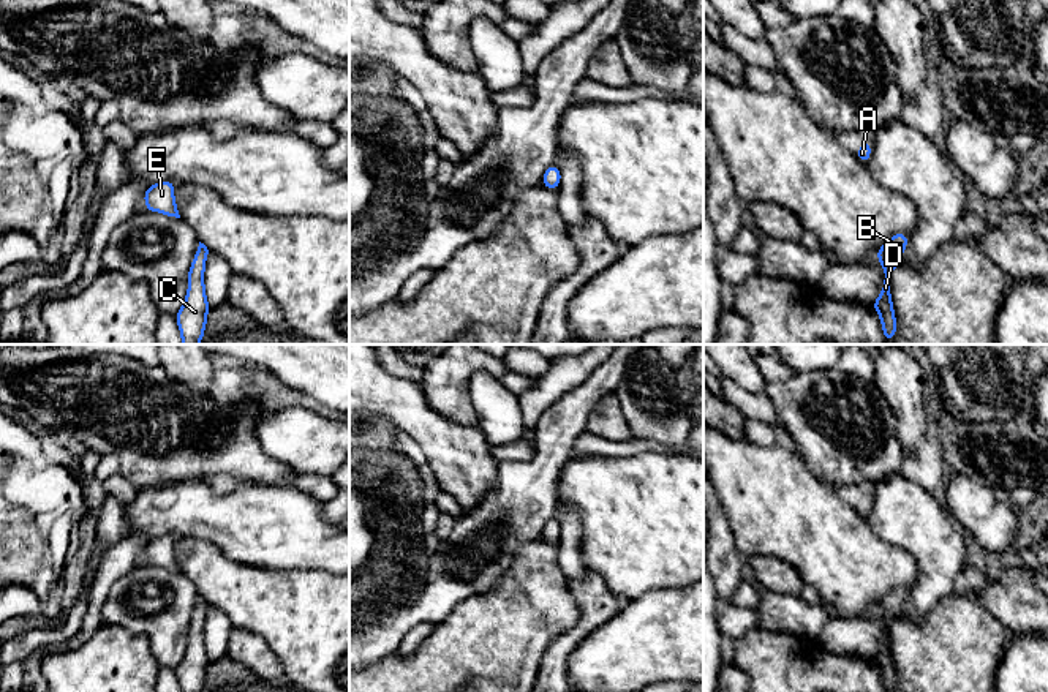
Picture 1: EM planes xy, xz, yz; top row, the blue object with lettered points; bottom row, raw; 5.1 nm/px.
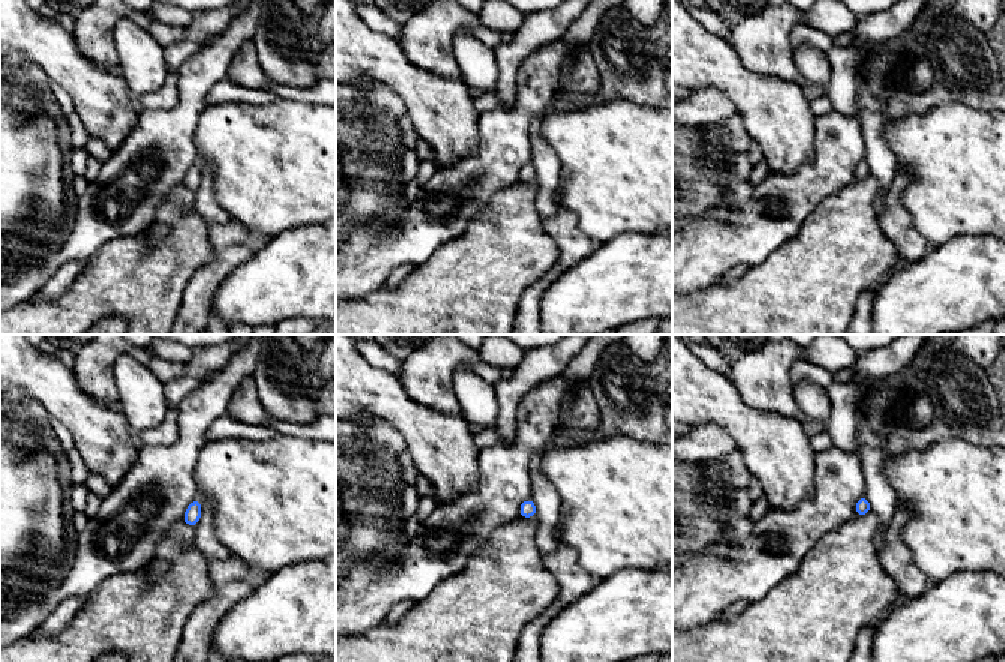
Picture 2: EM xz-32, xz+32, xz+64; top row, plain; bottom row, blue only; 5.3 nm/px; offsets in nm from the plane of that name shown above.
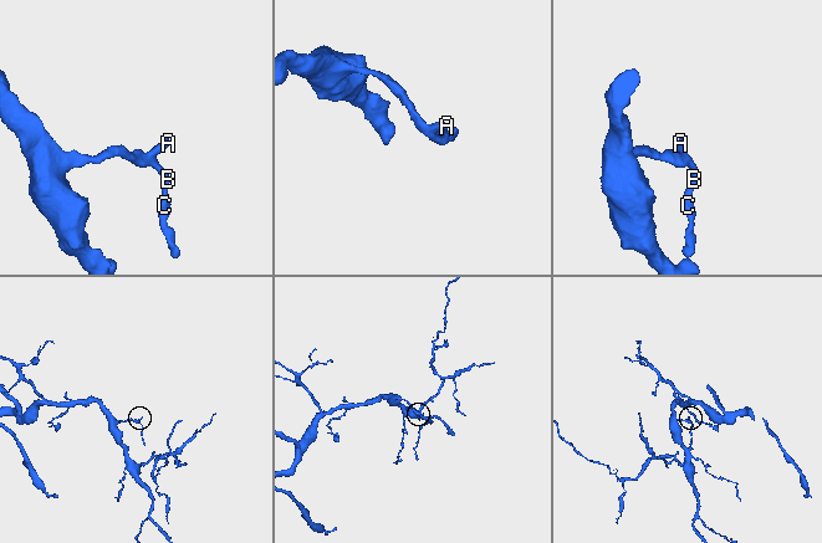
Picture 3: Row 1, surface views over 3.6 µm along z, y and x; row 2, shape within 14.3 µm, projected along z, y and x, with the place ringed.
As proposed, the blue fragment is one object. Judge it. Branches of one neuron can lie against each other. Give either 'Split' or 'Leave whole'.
Leave whole

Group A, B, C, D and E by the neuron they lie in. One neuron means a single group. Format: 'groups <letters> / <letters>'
groups A B C D E

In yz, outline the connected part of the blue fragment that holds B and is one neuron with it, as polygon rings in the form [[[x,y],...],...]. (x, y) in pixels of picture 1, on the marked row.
[[[898,232],[892,239],[888,239],[876,253],[876,259],[884,264],[882,272],[885,280],[880,289],[880,295],[871,307],[880,316],[885,343],[892,341],[896,335],[896,318],[892,303],[890,275],[898,267],[898,261],[901,259],[903,251],[907,245],[909,237],[903,232]]]

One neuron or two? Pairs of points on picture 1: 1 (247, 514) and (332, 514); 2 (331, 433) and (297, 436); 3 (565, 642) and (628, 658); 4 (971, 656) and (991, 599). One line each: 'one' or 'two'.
1: two
2: one
3: two
4: two

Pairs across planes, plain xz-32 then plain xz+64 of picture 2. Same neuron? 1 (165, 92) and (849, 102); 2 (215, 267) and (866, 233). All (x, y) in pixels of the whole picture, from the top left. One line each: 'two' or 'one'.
1: two
2: two

